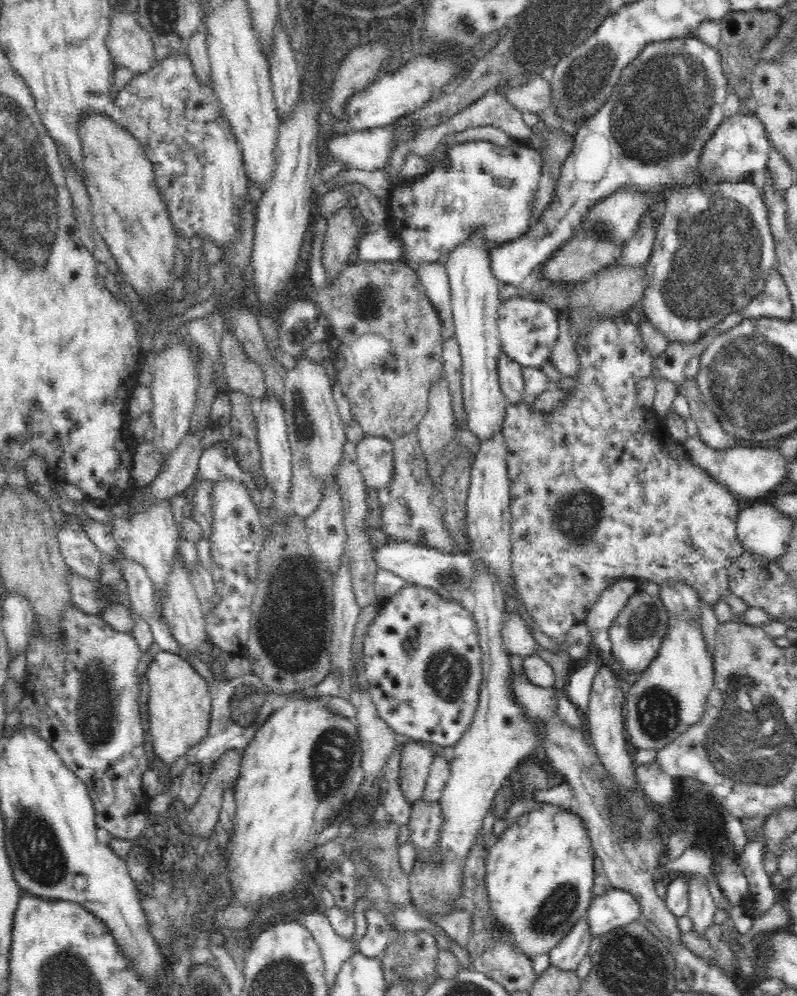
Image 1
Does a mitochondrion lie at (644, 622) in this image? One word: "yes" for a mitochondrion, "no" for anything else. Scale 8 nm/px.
yes

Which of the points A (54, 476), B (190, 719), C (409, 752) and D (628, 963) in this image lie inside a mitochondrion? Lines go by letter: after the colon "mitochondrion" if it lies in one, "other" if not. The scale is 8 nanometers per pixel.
A: other
B: other
C: other
D: mitochondrion

